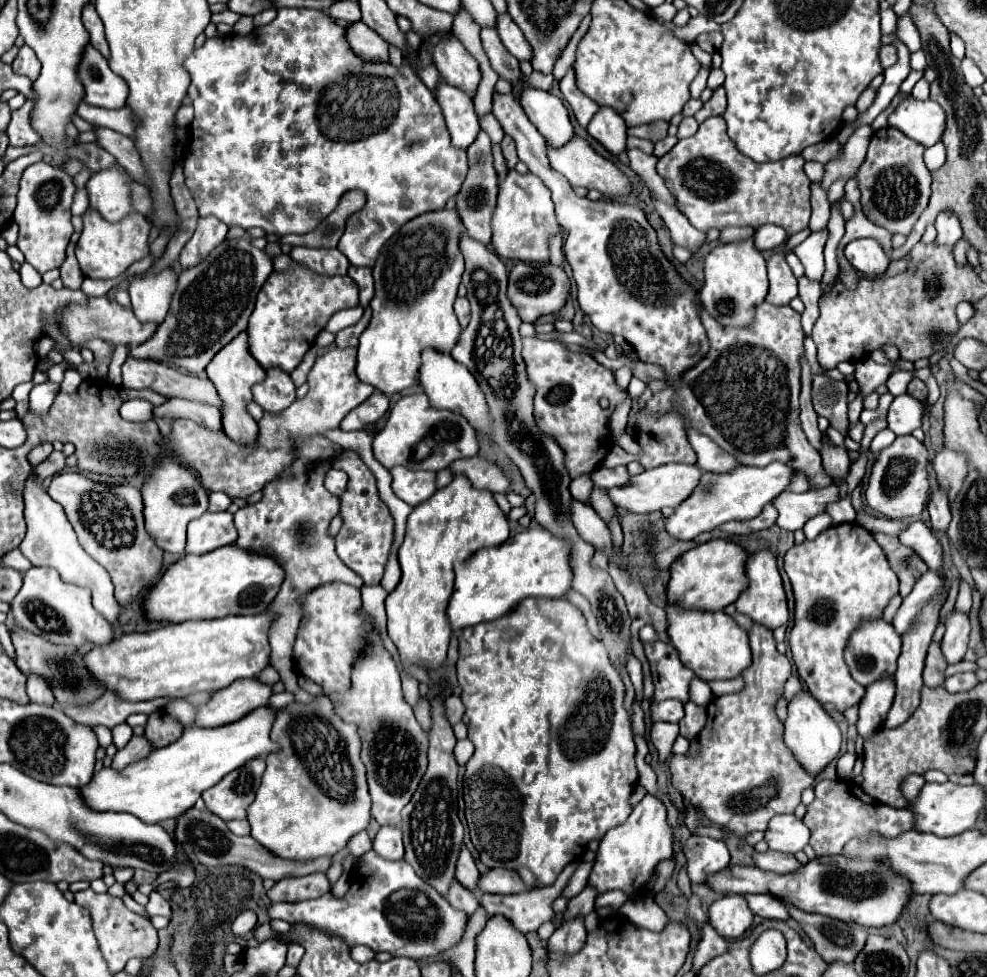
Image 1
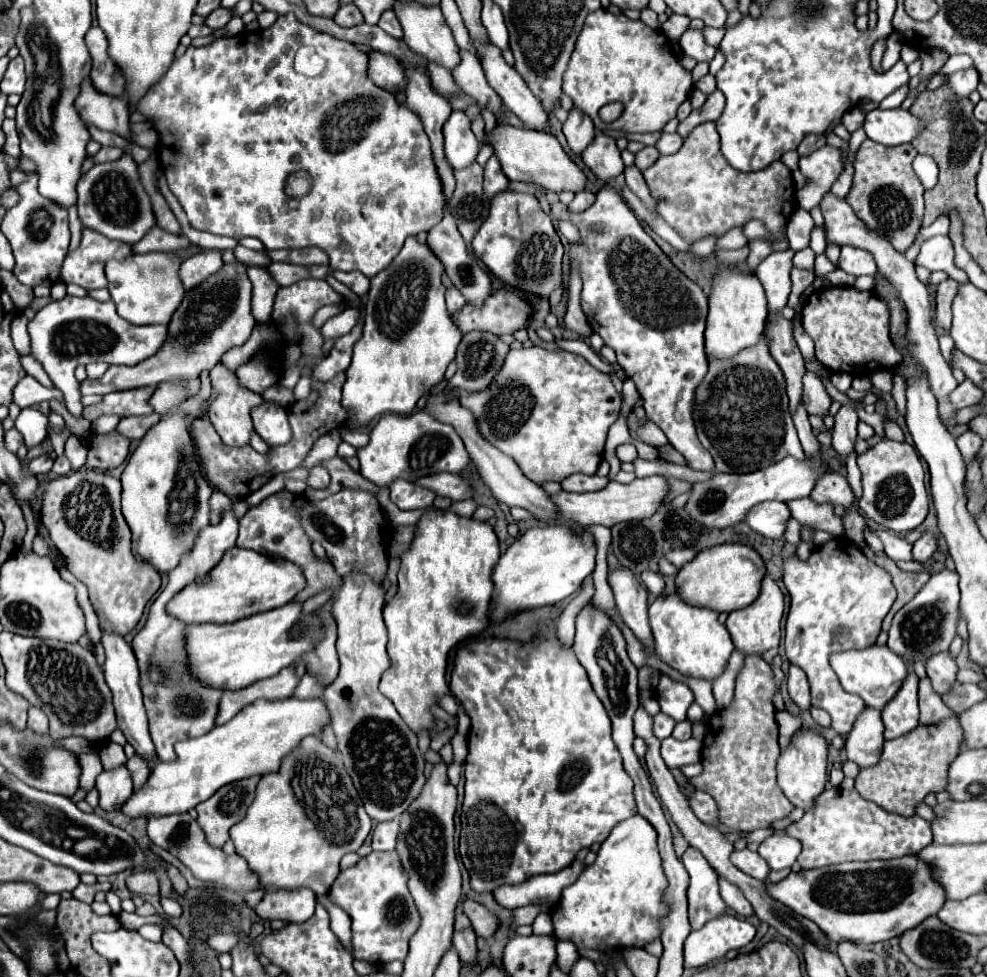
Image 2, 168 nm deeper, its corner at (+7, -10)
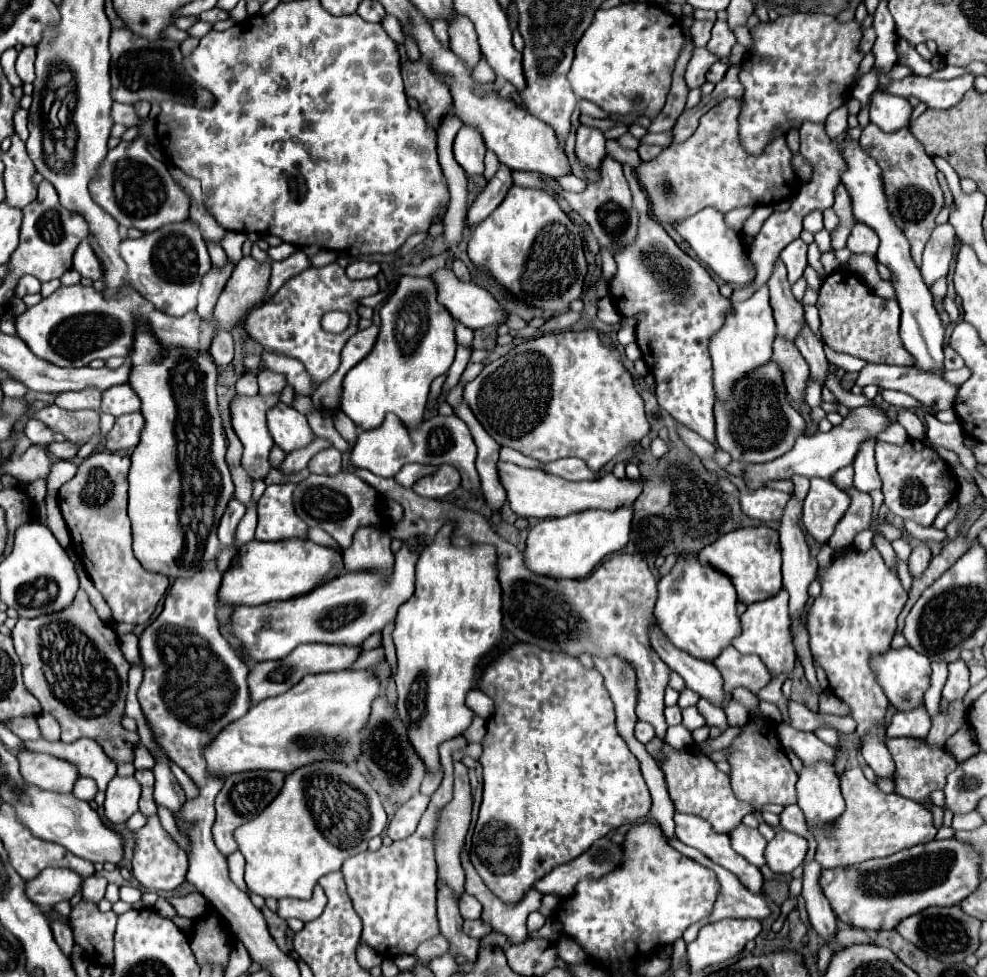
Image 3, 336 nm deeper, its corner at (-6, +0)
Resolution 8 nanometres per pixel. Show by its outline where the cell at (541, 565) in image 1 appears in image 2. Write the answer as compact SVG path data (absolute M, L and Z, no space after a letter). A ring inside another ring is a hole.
M544 525L544 527L532 527L524 535L520 535L500 557L498 565L494 567L492 579L494 579L494 595L490 611L498 611L498 615L510 615L510 611L522 611L530 607L544 607L544 605L556 605L576 593L582 585L582 581L592 575L596 567L596 539L588 529L570 529L560 525Z

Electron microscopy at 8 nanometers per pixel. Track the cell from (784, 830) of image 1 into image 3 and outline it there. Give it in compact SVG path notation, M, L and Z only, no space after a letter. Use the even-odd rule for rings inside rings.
M779 829L765 849L767 865L773 873L791 873L797 865L801 865L807 849L809 845L805 837Z

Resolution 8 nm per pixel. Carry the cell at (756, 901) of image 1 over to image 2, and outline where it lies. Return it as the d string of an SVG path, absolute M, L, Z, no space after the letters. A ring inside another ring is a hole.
M720 877L720 895L722 895L722 899L728 903L728 907L730 907L734 913L744 915L744 917L754 915L750 903L748 903L748 899L742 895L742 891L740 891L736 885L732 885L728 879L724 879L724 877Z

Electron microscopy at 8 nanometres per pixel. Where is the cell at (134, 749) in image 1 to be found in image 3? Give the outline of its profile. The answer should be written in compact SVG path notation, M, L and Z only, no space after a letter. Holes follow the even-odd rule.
M115 775L109 781L107 797L105 797L105 815L111 823L123 823L133 813L137 813L137 801L141 795L141 785L135 781L133 775L121 777Z

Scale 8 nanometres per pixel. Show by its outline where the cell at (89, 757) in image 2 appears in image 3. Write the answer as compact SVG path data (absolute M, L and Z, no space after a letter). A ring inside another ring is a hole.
M79 739L73 743L29 741L25 743L25 747L33 751L45 751L59 759L75 763L79 769L79 775L93 779L101 791L105 791L107 783L117 771L117 765L107 757L107 753L103 753L103 747L91 739Z

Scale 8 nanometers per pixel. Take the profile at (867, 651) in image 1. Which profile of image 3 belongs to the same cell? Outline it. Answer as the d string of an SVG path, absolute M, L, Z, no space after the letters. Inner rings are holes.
M911 647L901 649L889 649L887 653L871 657L871 671L875 673L875 679L879 681L883 693L887 695L889 703L895 709L913 709L923 703L923 693L929 687L929 675L931 675L931 661L917 653Z

